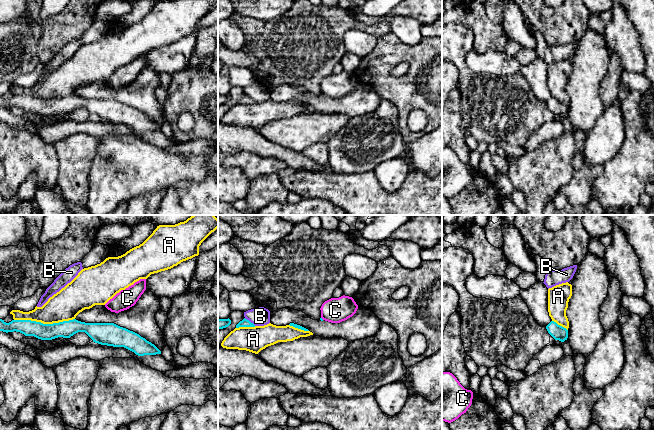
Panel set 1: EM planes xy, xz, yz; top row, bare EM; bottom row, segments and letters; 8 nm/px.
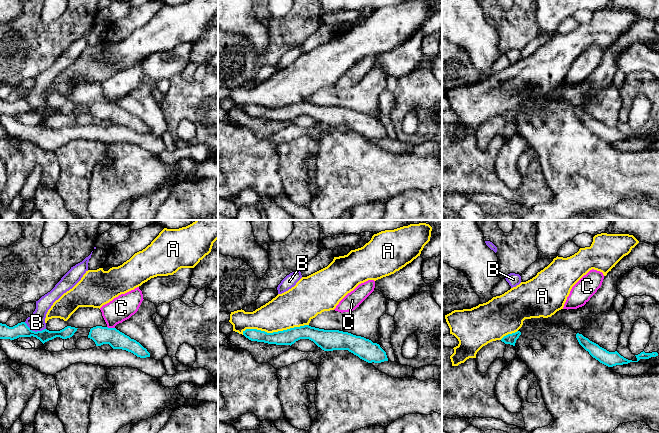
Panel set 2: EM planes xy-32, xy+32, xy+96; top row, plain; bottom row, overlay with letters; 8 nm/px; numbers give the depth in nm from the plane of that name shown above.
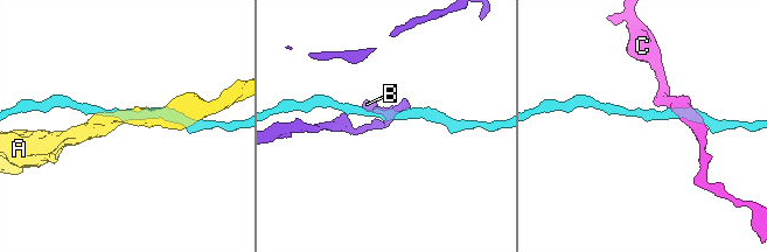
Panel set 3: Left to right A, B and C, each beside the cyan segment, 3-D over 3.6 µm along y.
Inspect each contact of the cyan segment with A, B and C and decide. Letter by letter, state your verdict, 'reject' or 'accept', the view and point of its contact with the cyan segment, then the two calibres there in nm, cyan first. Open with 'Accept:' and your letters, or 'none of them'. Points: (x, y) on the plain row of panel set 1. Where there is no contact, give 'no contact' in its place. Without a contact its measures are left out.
Accept: none of them
A: reject; meets cyan in xy at (44, 100); 140 nm thick on the cyan side, 240 nm on the other
B: reject; meets cyan in xz at (249, 97); 60 nm thick on the cyan side, 150 nm on the other
C: reject; no contact

